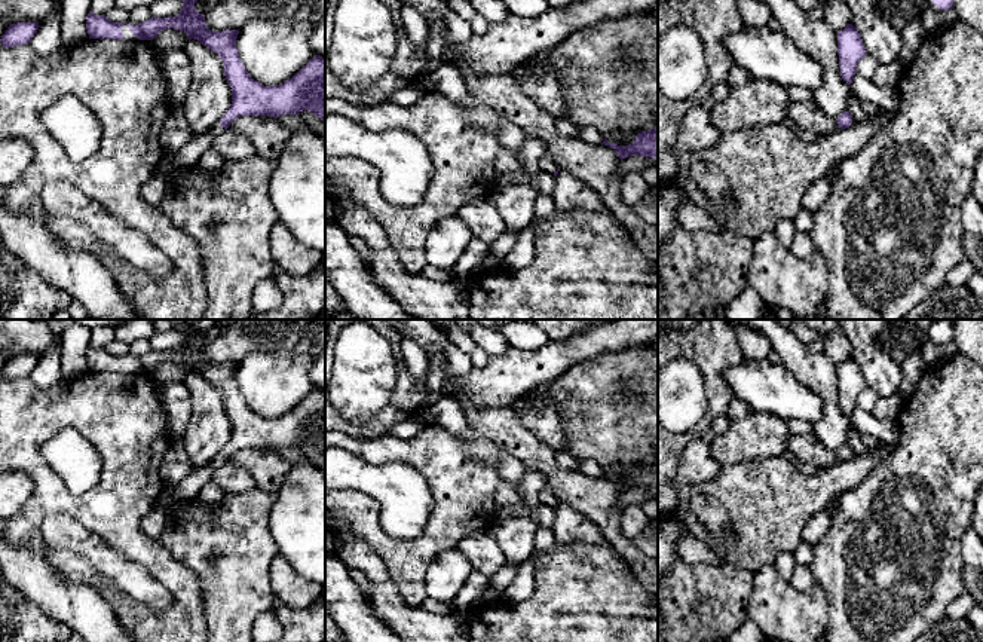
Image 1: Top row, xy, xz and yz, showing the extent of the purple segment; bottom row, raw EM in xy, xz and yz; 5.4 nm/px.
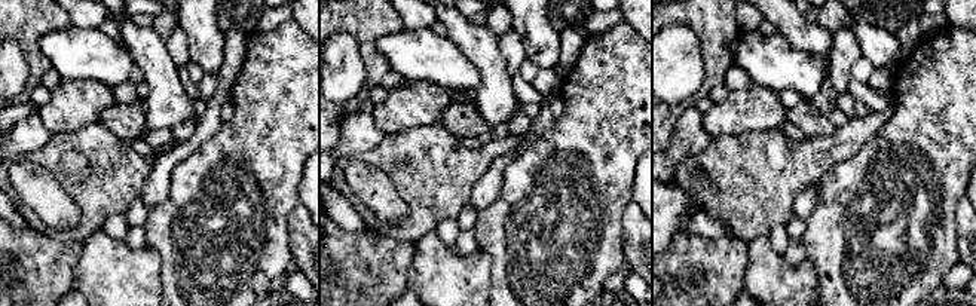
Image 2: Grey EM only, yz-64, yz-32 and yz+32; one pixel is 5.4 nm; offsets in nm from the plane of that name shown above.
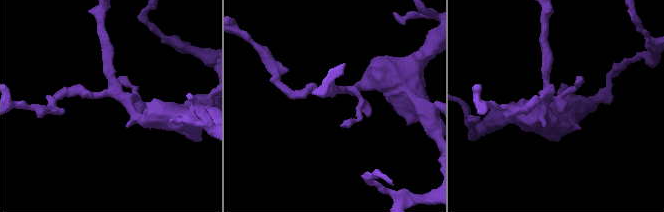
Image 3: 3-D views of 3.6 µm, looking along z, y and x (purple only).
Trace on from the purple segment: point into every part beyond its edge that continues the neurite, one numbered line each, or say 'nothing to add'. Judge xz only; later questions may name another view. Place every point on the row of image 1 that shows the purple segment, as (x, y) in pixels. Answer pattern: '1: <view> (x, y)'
1: xz (547, 162)

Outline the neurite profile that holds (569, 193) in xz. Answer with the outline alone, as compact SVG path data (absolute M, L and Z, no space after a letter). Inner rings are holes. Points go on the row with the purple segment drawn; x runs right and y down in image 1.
M561 169L555 175L552 198L555 208L563 213L573 210L594 210L613 215L613 213L603 204L601 198L591 186L576 180Z

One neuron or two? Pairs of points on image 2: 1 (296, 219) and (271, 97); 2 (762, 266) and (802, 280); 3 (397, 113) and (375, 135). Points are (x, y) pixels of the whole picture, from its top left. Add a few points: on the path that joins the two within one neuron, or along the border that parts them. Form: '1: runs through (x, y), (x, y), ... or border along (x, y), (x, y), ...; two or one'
1: border along (299, 202), (288, 216), (287, 241); two
2: runs through (773, 277), (776, 280), (792, 280); one
3: border along (370, 112), (375, 125), (384, 134); two

